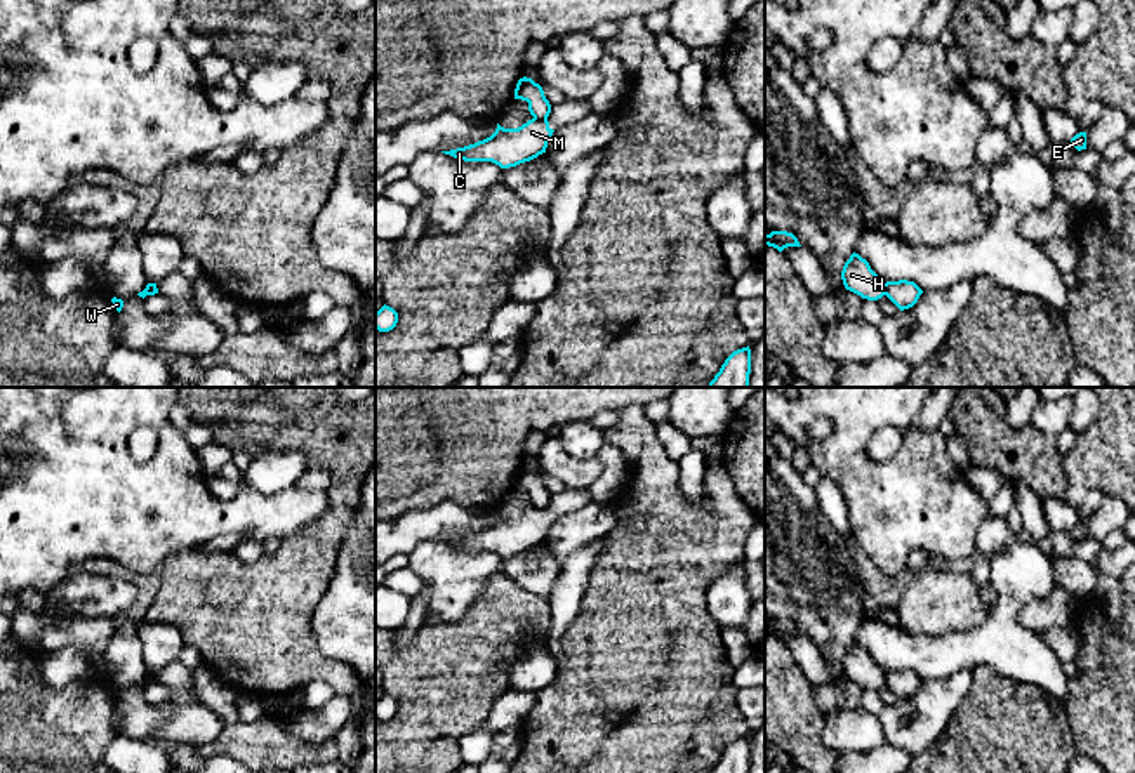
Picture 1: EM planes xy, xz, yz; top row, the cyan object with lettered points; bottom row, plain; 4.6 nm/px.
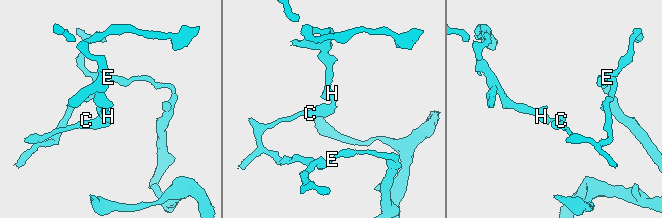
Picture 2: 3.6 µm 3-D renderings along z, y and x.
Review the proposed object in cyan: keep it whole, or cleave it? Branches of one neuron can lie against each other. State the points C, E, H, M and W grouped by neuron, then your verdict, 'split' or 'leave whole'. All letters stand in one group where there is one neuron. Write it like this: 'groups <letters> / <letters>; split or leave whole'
groups C E M W / H; split

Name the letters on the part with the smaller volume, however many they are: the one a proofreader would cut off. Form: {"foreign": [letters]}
{"foreign": ["H"]}

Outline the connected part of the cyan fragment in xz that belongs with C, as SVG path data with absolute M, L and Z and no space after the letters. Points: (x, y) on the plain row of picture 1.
M532 507L518 518L504 518L497 512L490 526L441 542L464 551L492 551L501 558L509 558L546 542L553 521L548 507Z

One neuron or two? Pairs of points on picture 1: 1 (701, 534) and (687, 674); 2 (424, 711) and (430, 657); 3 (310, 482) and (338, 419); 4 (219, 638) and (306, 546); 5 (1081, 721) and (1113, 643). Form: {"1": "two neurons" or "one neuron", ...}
{"1": "one neuron", "2": "one neuron", "3": "two neurons", "4": "one neuron", "5": "one neuron"}

